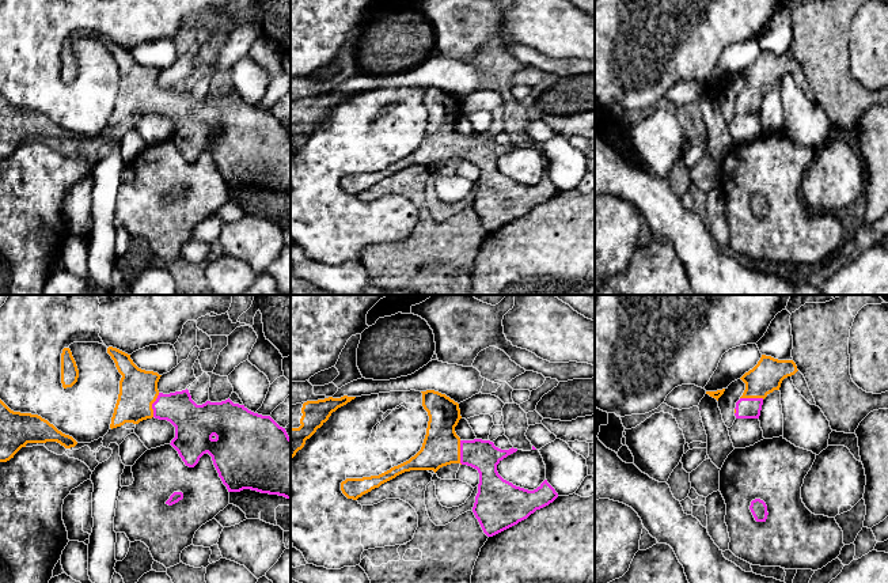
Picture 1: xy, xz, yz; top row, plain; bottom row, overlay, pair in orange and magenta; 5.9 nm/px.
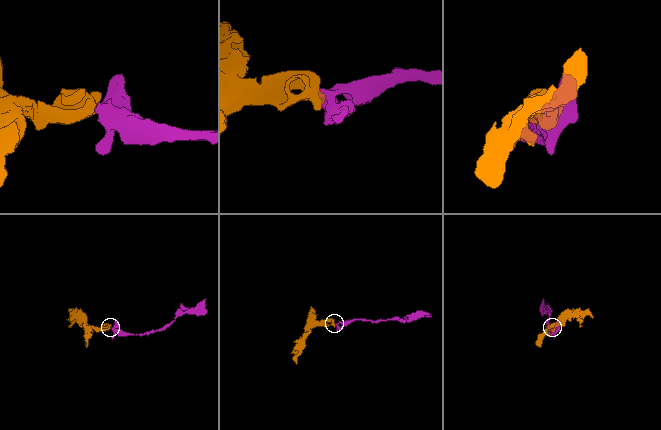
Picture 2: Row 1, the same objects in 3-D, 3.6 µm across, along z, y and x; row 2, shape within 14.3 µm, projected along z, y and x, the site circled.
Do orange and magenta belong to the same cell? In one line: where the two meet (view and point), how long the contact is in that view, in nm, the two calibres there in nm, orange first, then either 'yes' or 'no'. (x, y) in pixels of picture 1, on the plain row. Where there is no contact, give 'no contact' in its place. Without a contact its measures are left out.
meets orange in xy at (151, 101); contact 150 nm long; 220 nm thick on the orange side, 200 nm on the other; yes

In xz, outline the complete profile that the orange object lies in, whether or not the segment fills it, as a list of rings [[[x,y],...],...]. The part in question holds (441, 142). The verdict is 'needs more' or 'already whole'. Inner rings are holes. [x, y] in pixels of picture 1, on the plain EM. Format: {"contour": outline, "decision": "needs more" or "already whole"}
{"contour": [[[434,86],[421,88],[422,102],[429,111],[421,145],[409,156],[379,171],[346,174],[341,178],[341,186],[348,194],[357,196],[405,167],[433,166],[436,169],[451,159],[467,160],[479,169],[473,208],[483,228],[493,232],[558,193],[547,175],[534,186],[504,175],[497,167],[497,160],[517,144],[501,145],[493,137],[482,135],[462,136],[455,128],[462,114],[459,99]]], "decision": "needs more"}

